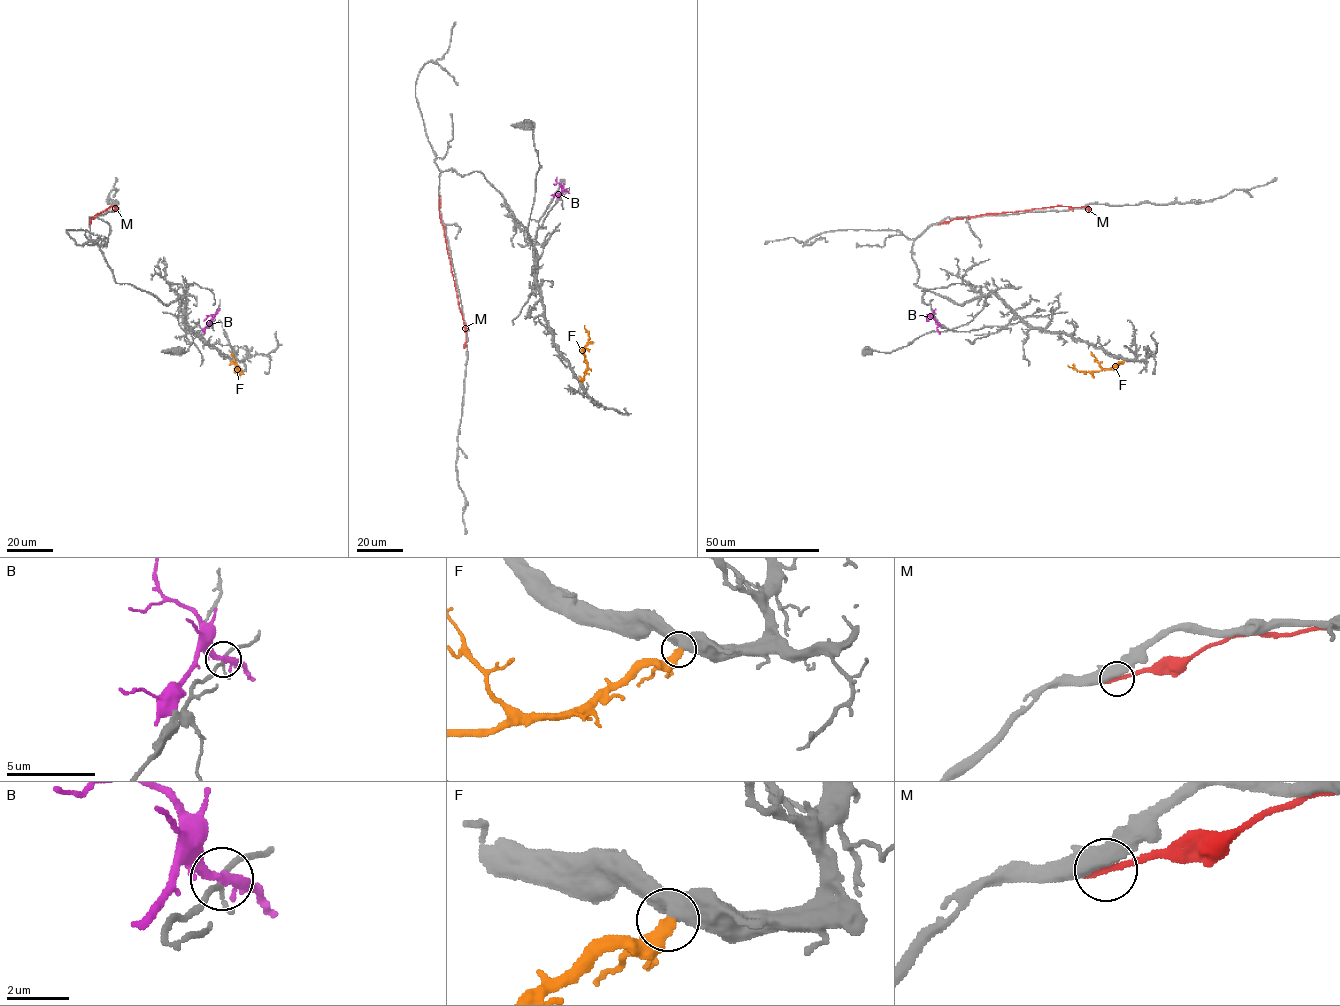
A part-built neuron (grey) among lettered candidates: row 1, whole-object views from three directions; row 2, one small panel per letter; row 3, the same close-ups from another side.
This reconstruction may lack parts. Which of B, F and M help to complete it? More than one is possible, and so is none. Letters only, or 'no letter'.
F

